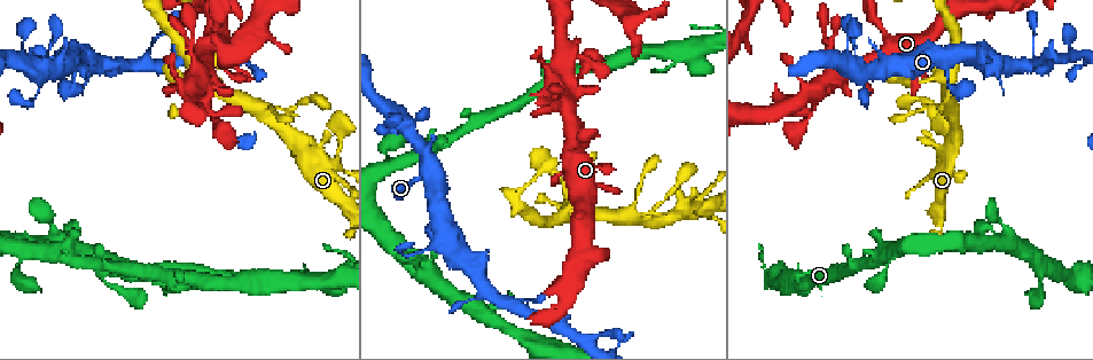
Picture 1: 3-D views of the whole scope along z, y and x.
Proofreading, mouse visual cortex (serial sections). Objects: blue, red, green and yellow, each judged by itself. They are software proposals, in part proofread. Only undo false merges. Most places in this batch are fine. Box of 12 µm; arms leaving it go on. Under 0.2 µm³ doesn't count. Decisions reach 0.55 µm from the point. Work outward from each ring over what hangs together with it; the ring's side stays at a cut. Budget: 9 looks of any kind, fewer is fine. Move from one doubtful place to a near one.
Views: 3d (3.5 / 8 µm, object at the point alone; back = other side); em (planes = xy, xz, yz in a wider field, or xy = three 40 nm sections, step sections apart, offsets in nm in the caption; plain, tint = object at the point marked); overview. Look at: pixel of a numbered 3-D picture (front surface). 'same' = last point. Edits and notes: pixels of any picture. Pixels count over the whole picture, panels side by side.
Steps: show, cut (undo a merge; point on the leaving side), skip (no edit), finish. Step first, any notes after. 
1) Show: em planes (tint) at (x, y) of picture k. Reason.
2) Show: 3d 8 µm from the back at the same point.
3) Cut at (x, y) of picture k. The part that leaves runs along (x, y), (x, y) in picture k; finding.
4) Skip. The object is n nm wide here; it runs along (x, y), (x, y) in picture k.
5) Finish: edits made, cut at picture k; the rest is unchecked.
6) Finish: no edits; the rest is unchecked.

Show: 3d 3.5 µm at (944, 64) of picture 1. Sharp bend.

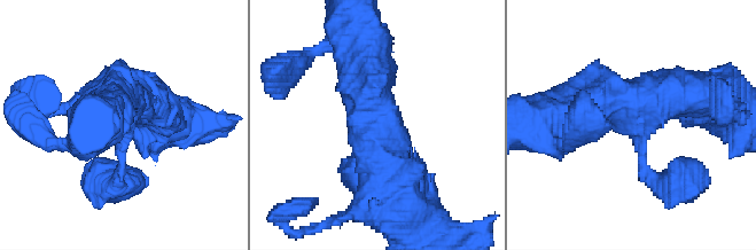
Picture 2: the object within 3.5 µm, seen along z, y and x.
Show: em xy step 5 (tint) at (637, 119) of picture 2. 3 arms meet here; the arms are 150, 500, 600 nm wide.

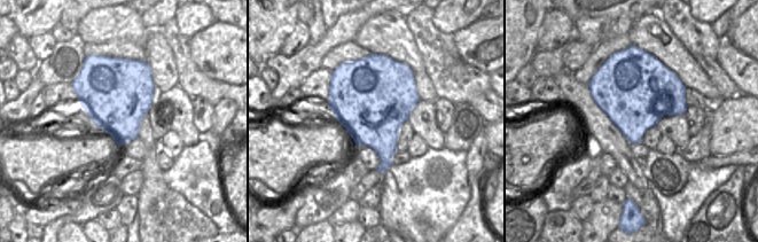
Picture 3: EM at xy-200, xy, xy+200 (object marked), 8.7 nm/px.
Skip. It runs along (358, 54), (397, 195) in picture 2; one cell here.

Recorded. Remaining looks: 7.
Show: 3d 3.5 µm at (811, 95) of picture 1. Branch point.

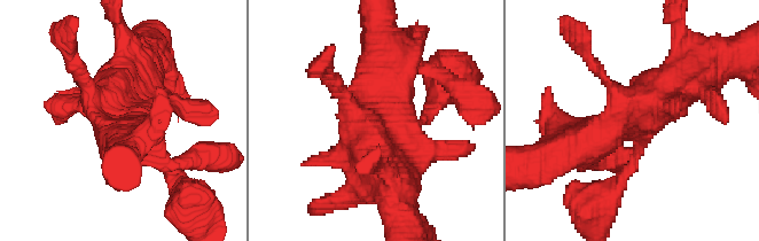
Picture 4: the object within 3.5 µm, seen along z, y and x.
Skip. It runs along (693, 75), (570, 149) in picture 4; one cell here.

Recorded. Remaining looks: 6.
Show: 3d 3.5 µm at (423, 274) of picture 1. Branch point.

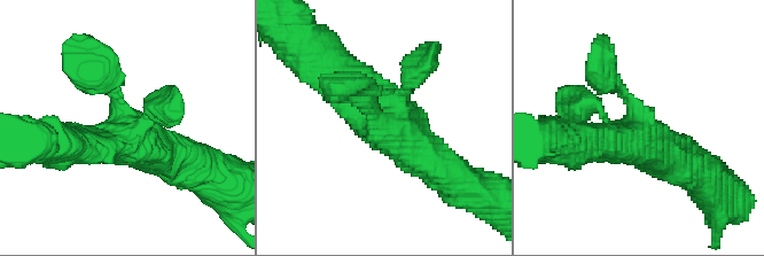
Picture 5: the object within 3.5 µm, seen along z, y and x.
Show: em xy step 2 (tint) at (637, 141) of picture 5.

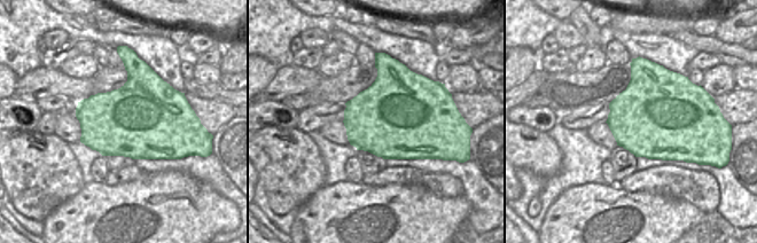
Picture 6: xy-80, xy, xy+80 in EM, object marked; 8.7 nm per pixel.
Skip. The object is 750 nm wide here; it runs along (321, 69), (356, 105), (444, 169) in picture 5; one cell here.

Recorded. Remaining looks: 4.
Show: 3d 3.5 µm from the back at (571, 210) of picture 1. Three-way junction.

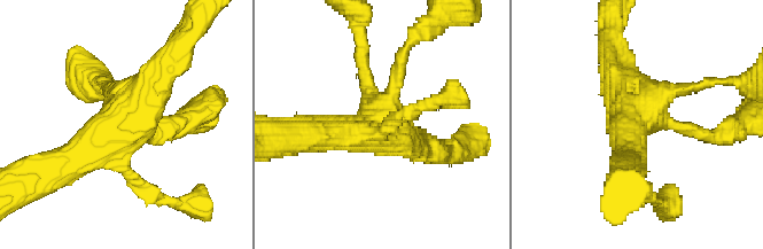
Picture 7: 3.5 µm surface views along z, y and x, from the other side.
Show: em xy step 2 (tint) at (646, 122) of picture 7.

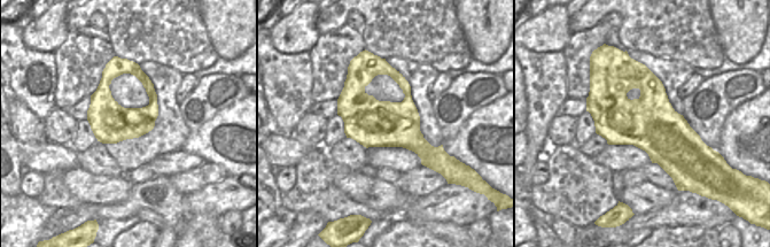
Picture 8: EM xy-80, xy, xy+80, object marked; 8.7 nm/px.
Skip. All the same cell.

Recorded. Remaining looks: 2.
Finish: no edits; the rest is unchecked.

